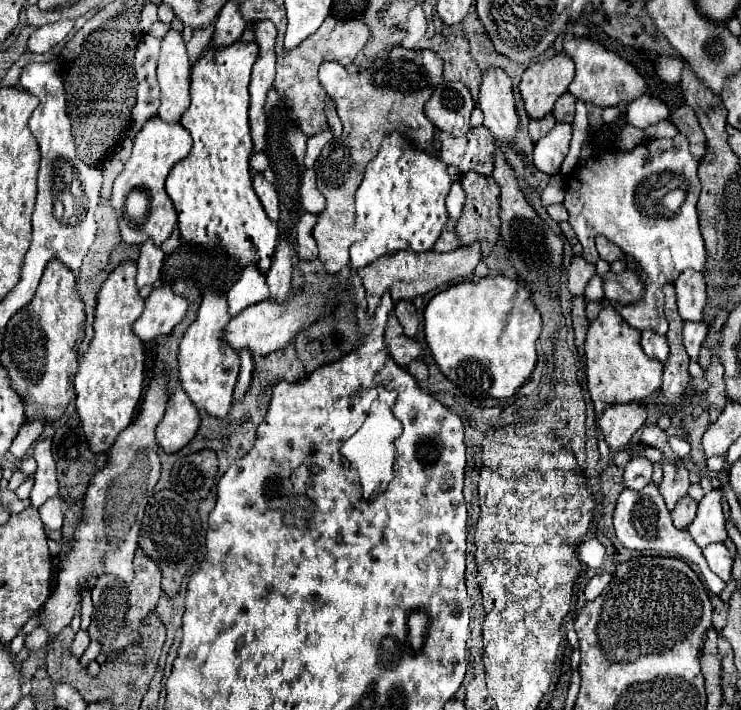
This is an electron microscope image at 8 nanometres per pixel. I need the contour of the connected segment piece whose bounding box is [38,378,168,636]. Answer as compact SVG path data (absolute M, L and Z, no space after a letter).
M152 380L140 406L138 418L118 434L118 440L110 448L108 464L98 474L94 474L86 488L82 518L72 532L72 540L68 540L66 544L66 558L60 564L56 586L38 614L38 626L46 628L50 636L56 636L64 626L70 624L74 616L76 592L80 592L80 580L102 574L116 574L128 582L134 576L132 558L138 548L140 520L148 498L160 478L160 458L154 430L164 416L166 402L166 380Z

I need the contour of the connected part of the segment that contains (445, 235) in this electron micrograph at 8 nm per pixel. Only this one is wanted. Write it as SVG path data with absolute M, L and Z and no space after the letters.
M446 228L442 232L442 236L438 238L438 242L434 244L434 250L436 252L450 252L450 250L458 248L458 244L460 244L460 238L458 238L456 230L454 228Z

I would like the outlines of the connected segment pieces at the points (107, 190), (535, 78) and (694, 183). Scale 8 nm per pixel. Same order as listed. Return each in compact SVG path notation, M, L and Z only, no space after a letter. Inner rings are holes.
M116 155L106 161L104 165L105 170L101 188L102 200L108 200L108 198L110 198L114 177L117 177L117 175L120 174L123 167L124 165L122 161Z
M566 54L532 62L518 84L528 116L544 118L548 112L552 112L554 102L568 90L572 78L574 62Z
M682 134L674 138L646 140L632 148L630 152L620 152L606 158L604 154L594 156L588 162L576 166L566 182L564 206L570 214L570 226L576 232L580 244L584 246L584 258L592 264L598 260L594 248L594 238L604 234L610 242L620 246L620 250L638 262L644 272L644 298L636 304L614 304L604 298L602 278L594 274L585 288L584 299L600 301L616 306L620 316L638 330L654 330L666 334L668 322L664 320L664 294L662 284L668 284L680 276L682 270L702 271L706 262L706 248L700 228L698 228L698 204L700 180L698 180L698 160L688 150L688 140ZM672 190L684 190L686 200L680 204L678 212L670 212L662 206L662 198Z

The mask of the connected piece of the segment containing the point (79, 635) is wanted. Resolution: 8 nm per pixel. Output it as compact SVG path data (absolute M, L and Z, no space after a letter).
M78 630L76 632L76 638L72 642L72 654L74 656L82 656L82 652L88 648L90 644L90 636L86 630Z

